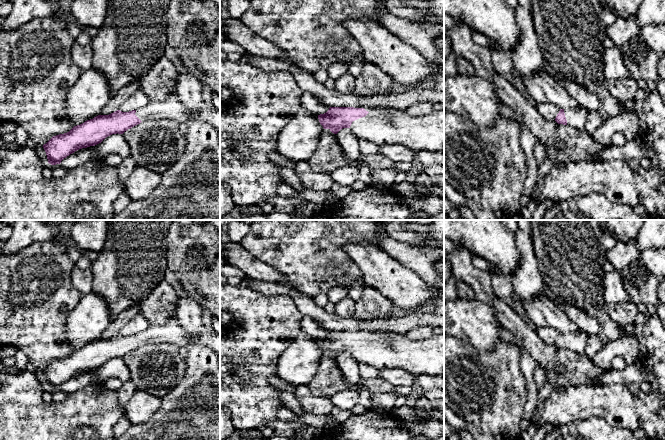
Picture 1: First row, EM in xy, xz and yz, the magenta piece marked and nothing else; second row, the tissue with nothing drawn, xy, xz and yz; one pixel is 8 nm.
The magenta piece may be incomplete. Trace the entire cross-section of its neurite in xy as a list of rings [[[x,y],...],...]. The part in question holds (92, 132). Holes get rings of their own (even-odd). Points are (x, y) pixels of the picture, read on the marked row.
[[[173,93],[164,101],[149,101],[144,107],[122,112],[117,110],[109,115],[98,115],[93,119],[74,126],[69,132],[53,136],[43,148],[48,163],[60,164],[75,151],[95,146],[112,134],[123,134],[142,121],[169,119],[177,123],[189,120],[202,120],[220,132],[220,110],[212,104],[203,102],[198,108],[187,108]]]

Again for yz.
[[[582,106],[577,108],[560,109],[555,121],[558,124],[569,125],[583,131],[588,119],[588,110]]]

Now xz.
[[[330,107],[326,113],[318,115],[318,119],[324,129],[334,134],[350,128],[358,140],[370,141],[378,146],[403,145],[412,150],[429,152],[439,152],[444,148],[444,109],[424,117],[412,117],[405,110],[395,108],[382,108],[373,114],[364,108]]]

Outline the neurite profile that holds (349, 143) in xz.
[[[343,128],[336,134],[336,140],[342,148],[348,162],[357,161],[360,158],[358,139],[353,135],[350,128]]]

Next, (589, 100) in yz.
[[[560,80],[559,85],[586,110],[598,110],[600,101],[598,96],[586,87],[569,81]]]

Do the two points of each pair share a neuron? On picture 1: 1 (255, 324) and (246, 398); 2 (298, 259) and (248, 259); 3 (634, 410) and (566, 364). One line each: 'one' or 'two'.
1: one
2: two
3: two

